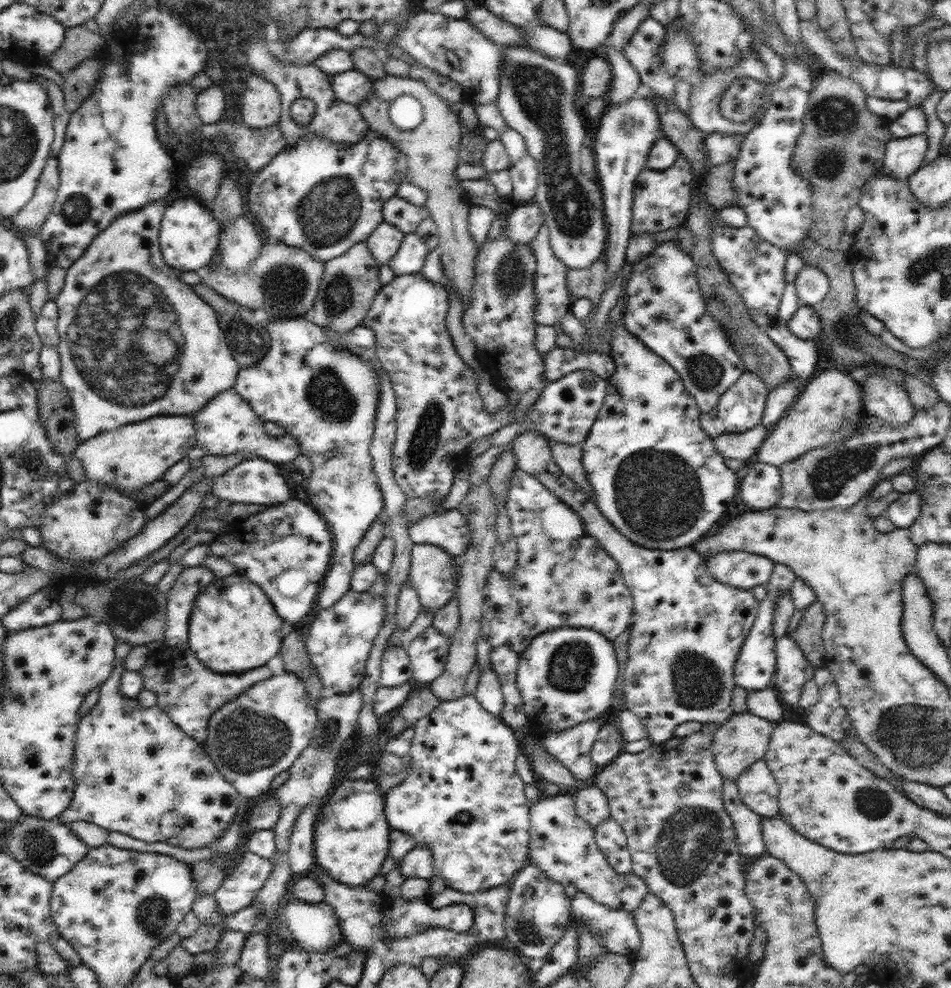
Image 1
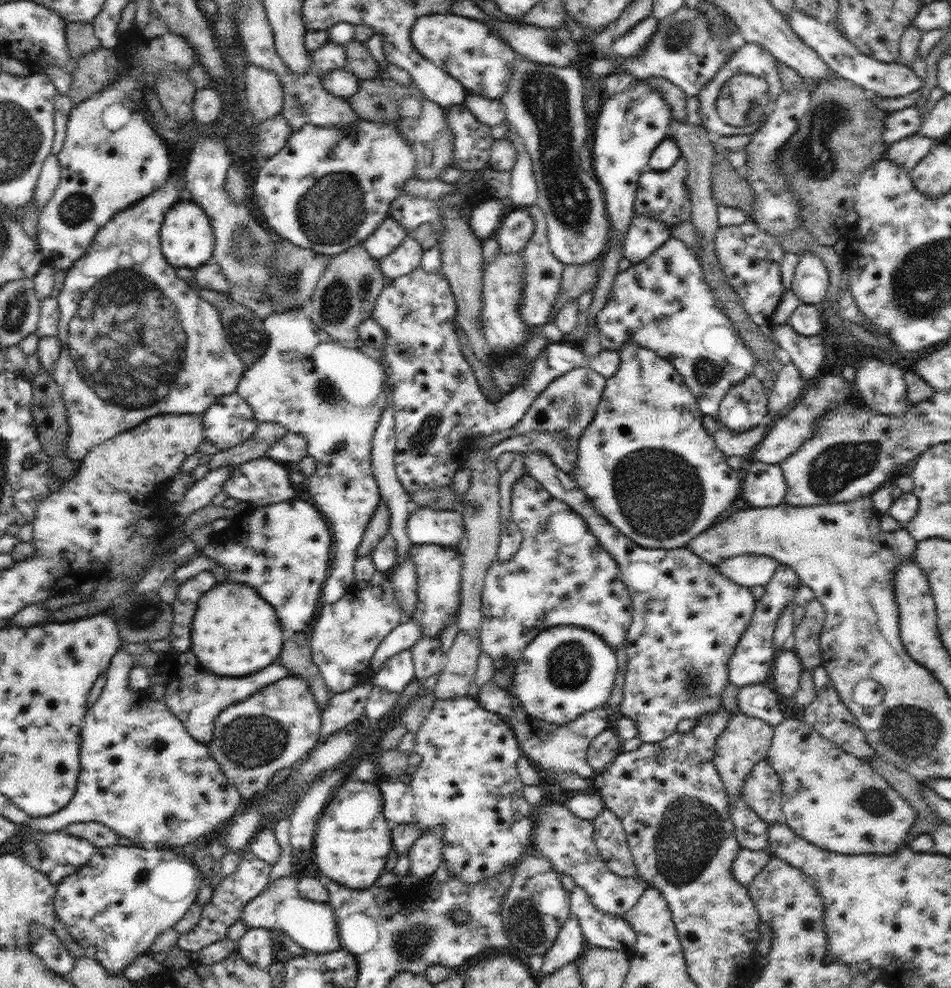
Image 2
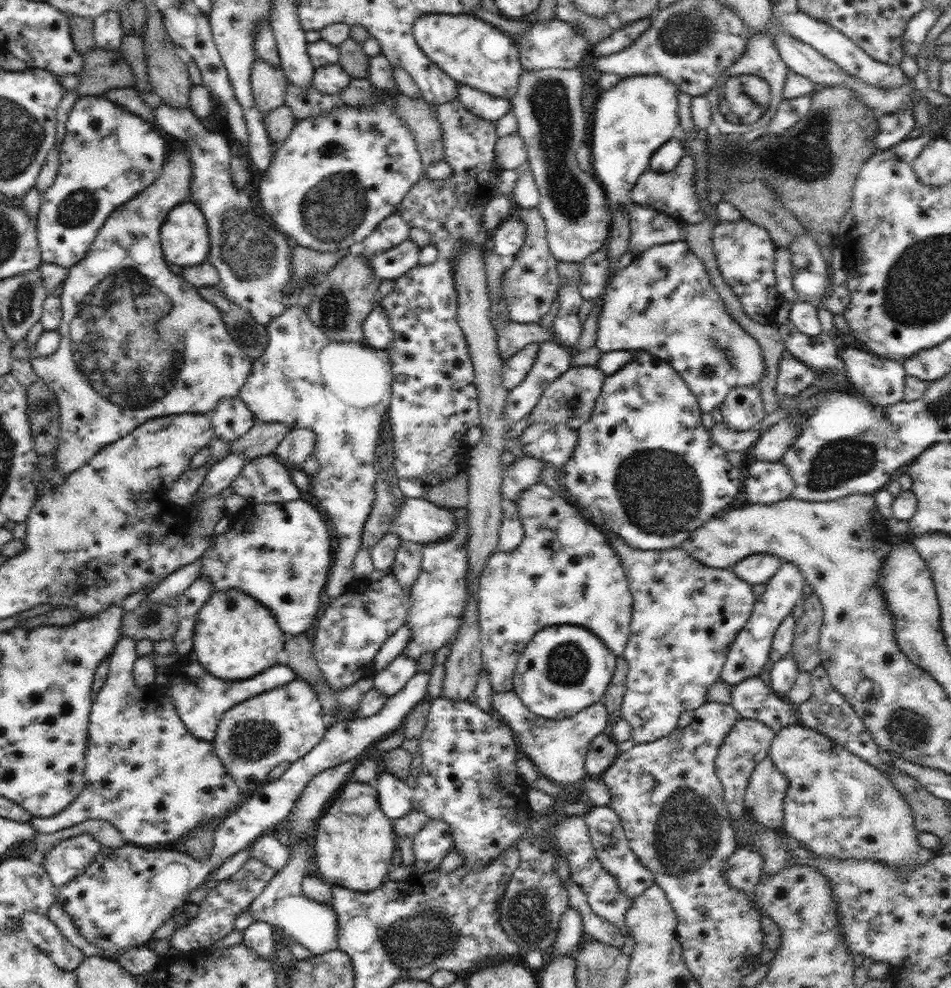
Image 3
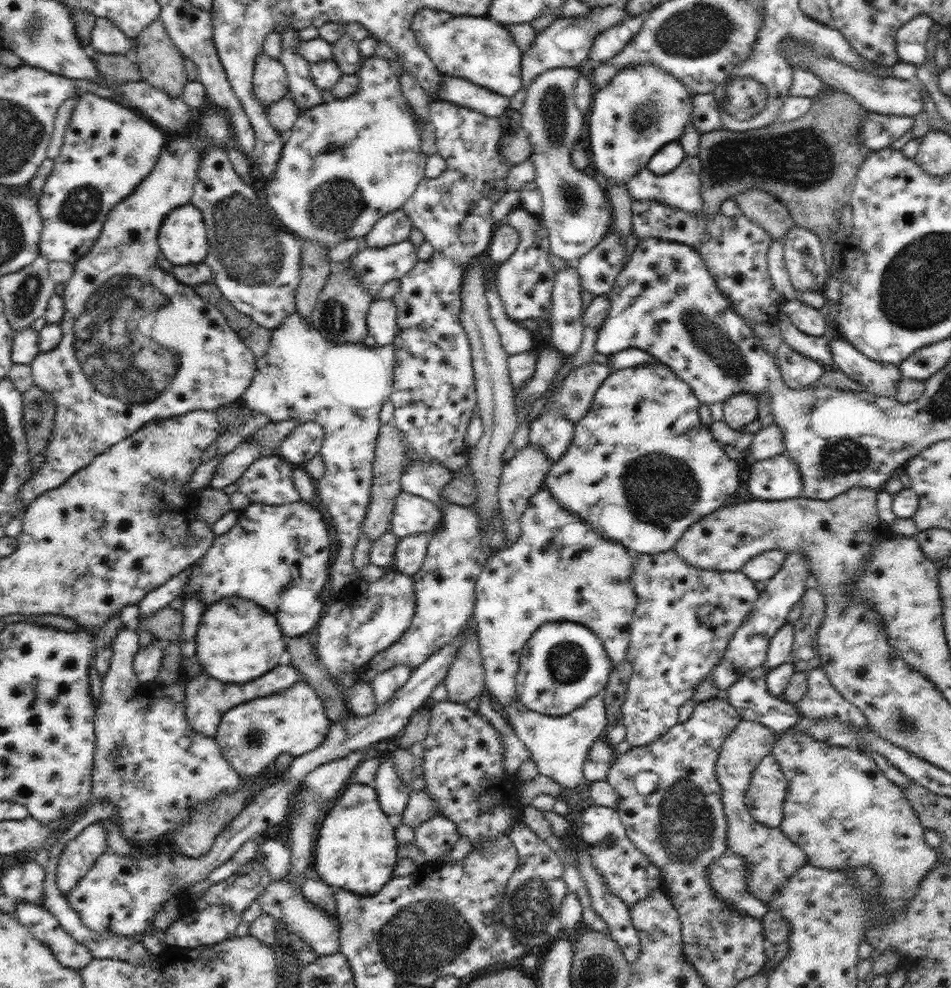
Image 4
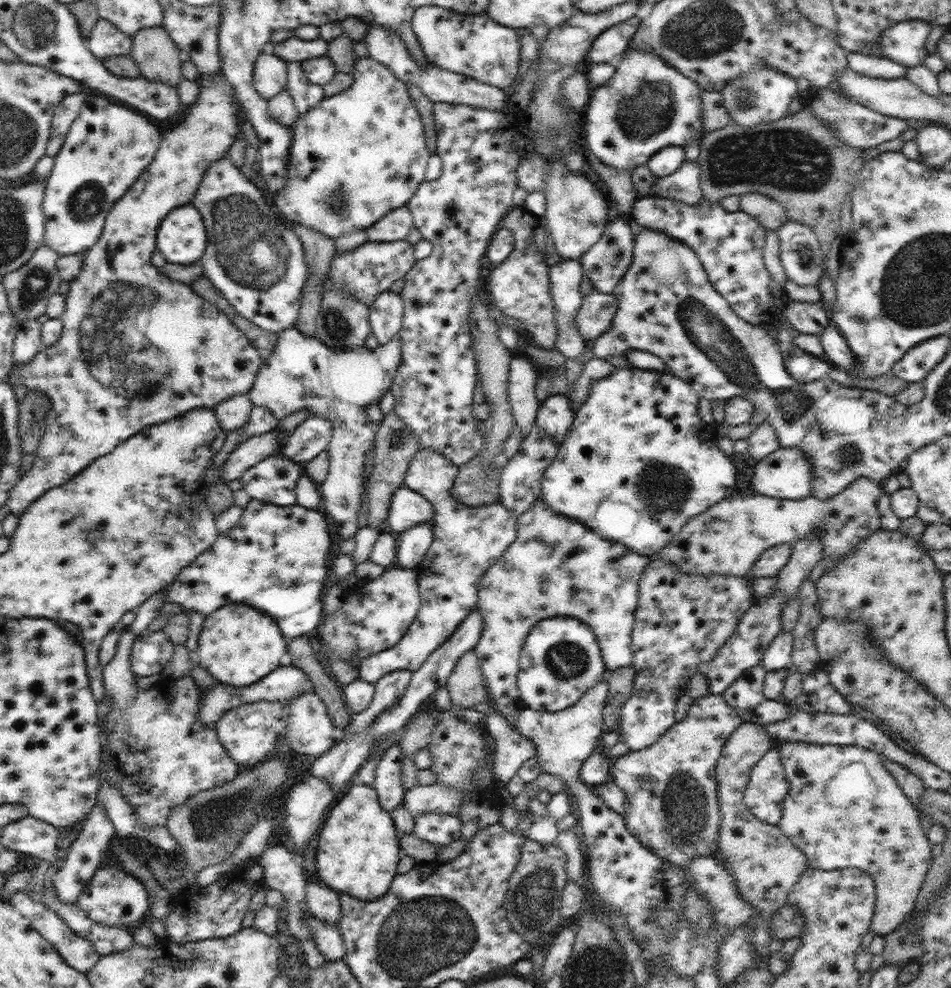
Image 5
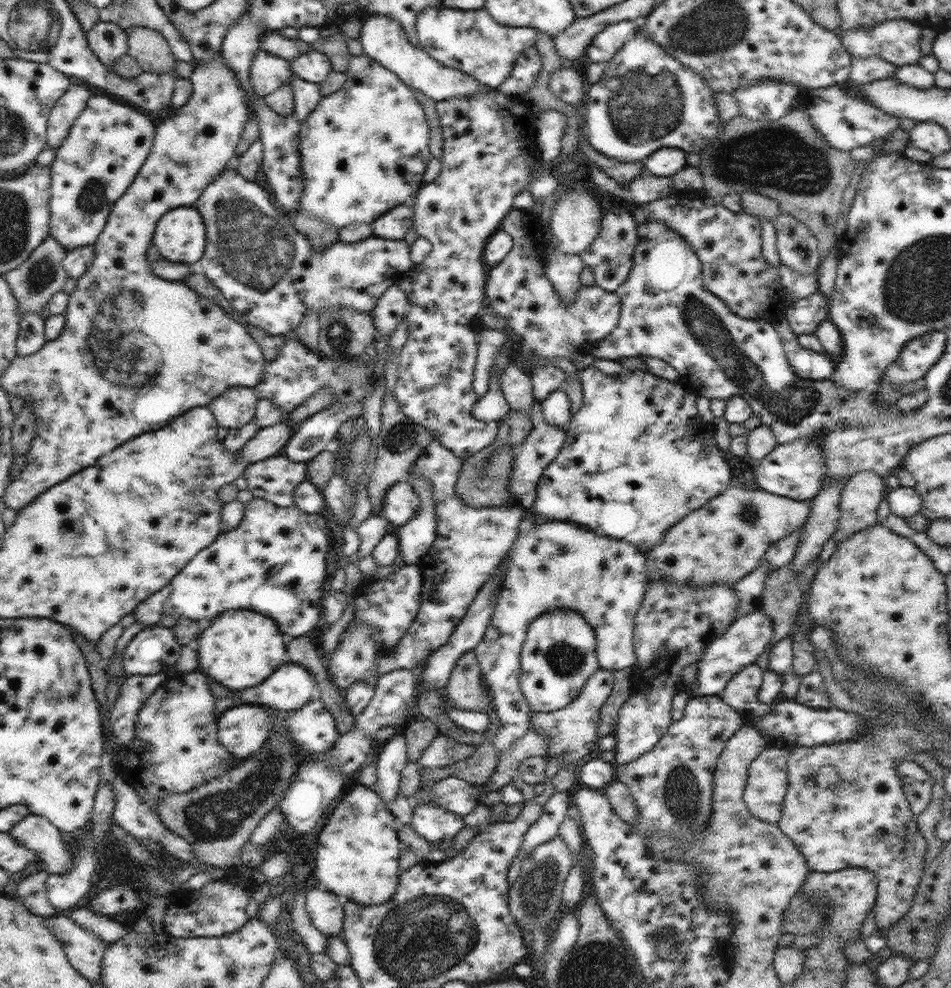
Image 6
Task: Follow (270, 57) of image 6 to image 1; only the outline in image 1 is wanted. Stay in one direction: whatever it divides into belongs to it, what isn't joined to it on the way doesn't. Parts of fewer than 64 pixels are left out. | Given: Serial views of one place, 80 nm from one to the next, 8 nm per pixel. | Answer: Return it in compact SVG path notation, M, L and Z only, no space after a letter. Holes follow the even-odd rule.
M252 70L242 94L242 116L252 128L264 130L267 126L279 124L281 98L277 88L263 76Z

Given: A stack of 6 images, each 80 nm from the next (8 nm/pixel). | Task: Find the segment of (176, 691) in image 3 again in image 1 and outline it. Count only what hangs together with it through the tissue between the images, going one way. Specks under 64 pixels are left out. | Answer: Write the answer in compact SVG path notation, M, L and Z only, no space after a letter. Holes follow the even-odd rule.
M186 643L175 647L161 645L151 654L150 660L139 673L144 680L144 689L156 693L159 708L168 713L186 736L202 744L206 740L207 726L215 710L230 699L246 693L246 690L250 690L258 682L264 682L271 675L271 670L262 666L242 674L214 674L196 658Z

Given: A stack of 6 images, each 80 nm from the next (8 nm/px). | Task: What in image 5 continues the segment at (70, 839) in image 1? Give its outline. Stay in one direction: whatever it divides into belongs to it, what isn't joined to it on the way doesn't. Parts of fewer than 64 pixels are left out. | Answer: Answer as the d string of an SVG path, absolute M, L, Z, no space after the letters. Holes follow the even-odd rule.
M96 803L88 813L88 818L82 822L82 829L66 850L61 867L53 876L54 894L60 902L64 902L64 904L78 902L82 890L86 890L88 882L92 880L96 869L100 866L100 860L102 860L104 852L110 846L110 840L115 835L115 828L106 814L106 809L101 804Z

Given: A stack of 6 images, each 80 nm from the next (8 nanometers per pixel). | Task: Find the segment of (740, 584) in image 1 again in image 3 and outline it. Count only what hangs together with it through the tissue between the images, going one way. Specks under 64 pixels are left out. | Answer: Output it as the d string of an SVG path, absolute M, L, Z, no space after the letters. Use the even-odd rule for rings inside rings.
M759 553L743 558L731 569L748 584L766 584L778 572L782 560L772 554Z

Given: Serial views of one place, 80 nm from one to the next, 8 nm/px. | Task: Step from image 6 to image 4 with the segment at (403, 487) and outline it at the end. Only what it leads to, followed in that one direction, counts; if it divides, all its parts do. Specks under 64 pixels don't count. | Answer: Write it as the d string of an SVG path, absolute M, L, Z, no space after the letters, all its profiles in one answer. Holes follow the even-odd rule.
M406 491L396 495L391 531L399 540L413 534L425 534L430 542L442 523L443 514L438 505Z

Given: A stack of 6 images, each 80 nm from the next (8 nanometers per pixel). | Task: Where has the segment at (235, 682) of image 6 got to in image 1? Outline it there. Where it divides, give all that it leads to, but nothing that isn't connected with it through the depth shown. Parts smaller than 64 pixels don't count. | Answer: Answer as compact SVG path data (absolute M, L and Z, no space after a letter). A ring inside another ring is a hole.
M232 574L215 578L198 593L190 615L187 644L204 666L220 674L242 674L264 666L279 652L284 635L284 630L280 632L282 622L260 586Z

